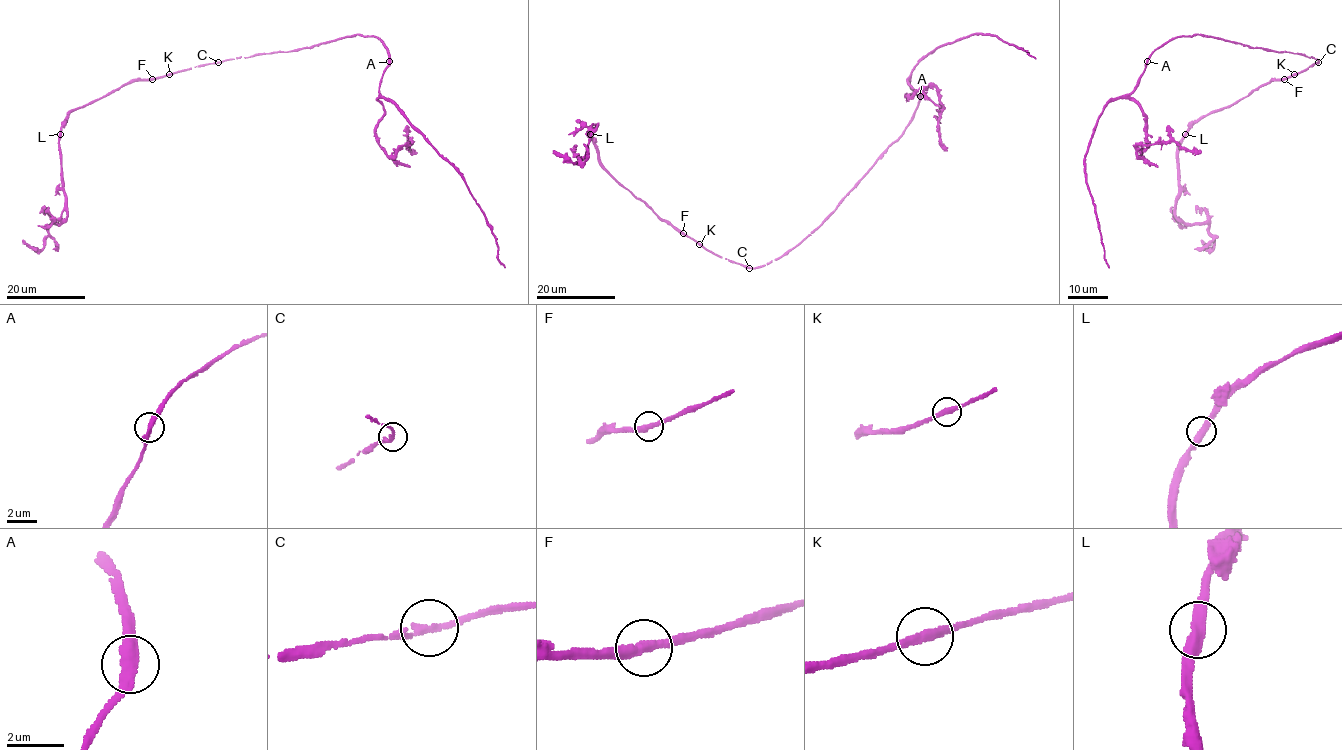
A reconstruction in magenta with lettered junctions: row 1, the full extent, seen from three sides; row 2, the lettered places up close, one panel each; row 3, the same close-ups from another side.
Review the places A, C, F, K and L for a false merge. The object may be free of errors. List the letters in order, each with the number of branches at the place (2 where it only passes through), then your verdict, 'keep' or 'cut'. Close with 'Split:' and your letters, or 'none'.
A: 2 branches meet; keep
C: 2 branches meet; keep
F: 2 branches meet; keep
K: 2 branches meet; keep
L: 2 branches meet; keep
Split: none

